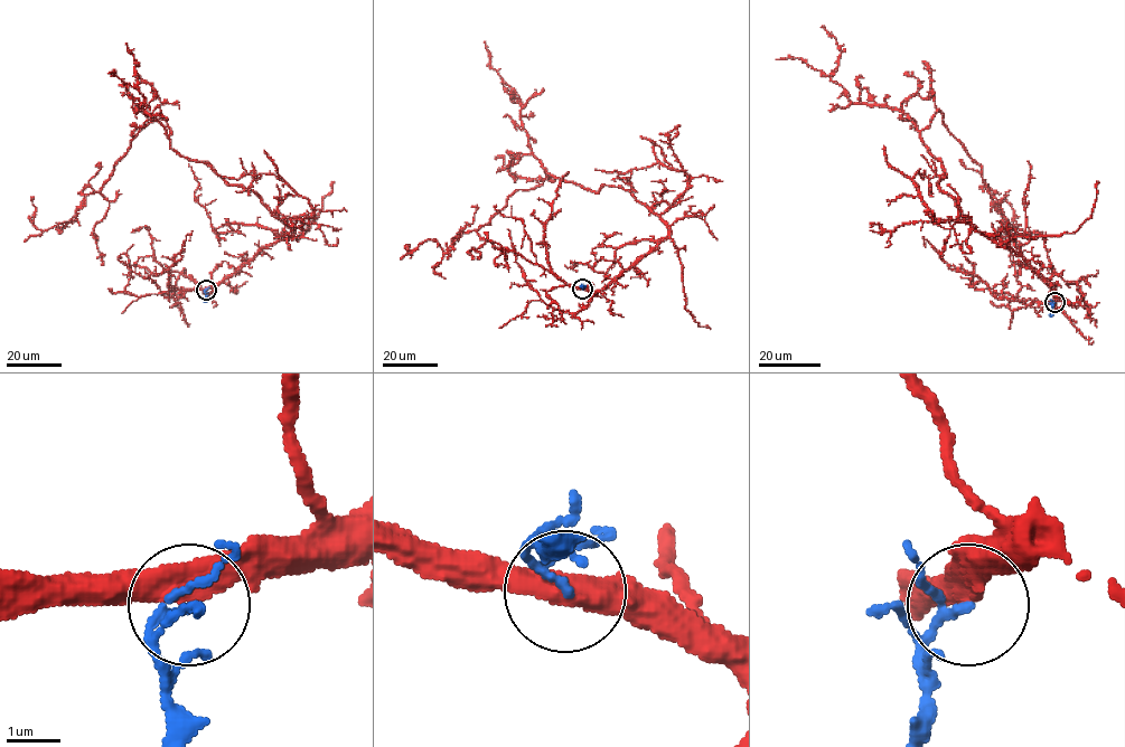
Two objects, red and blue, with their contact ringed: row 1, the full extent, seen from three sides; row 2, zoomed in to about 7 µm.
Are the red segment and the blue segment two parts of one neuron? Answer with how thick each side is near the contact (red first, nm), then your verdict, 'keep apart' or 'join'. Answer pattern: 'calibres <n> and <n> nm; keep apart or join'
calibres 420 and 110 nm; join

